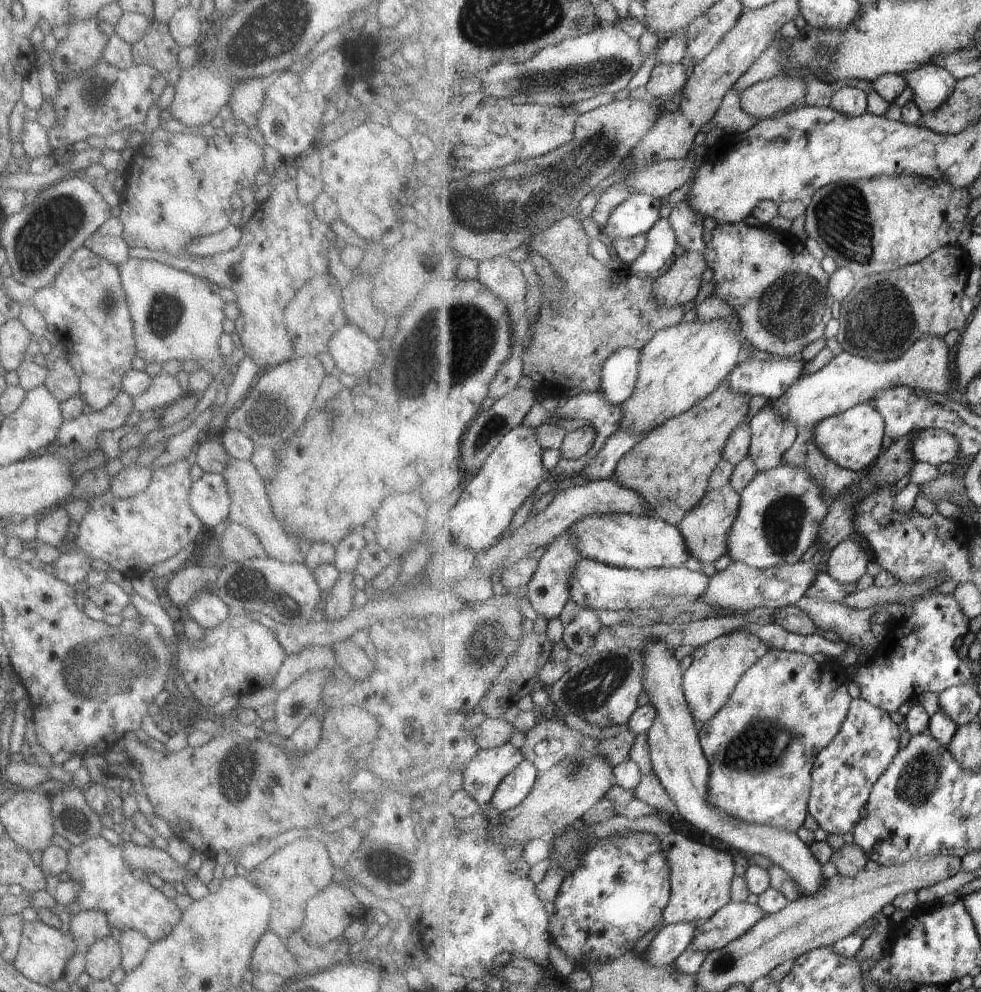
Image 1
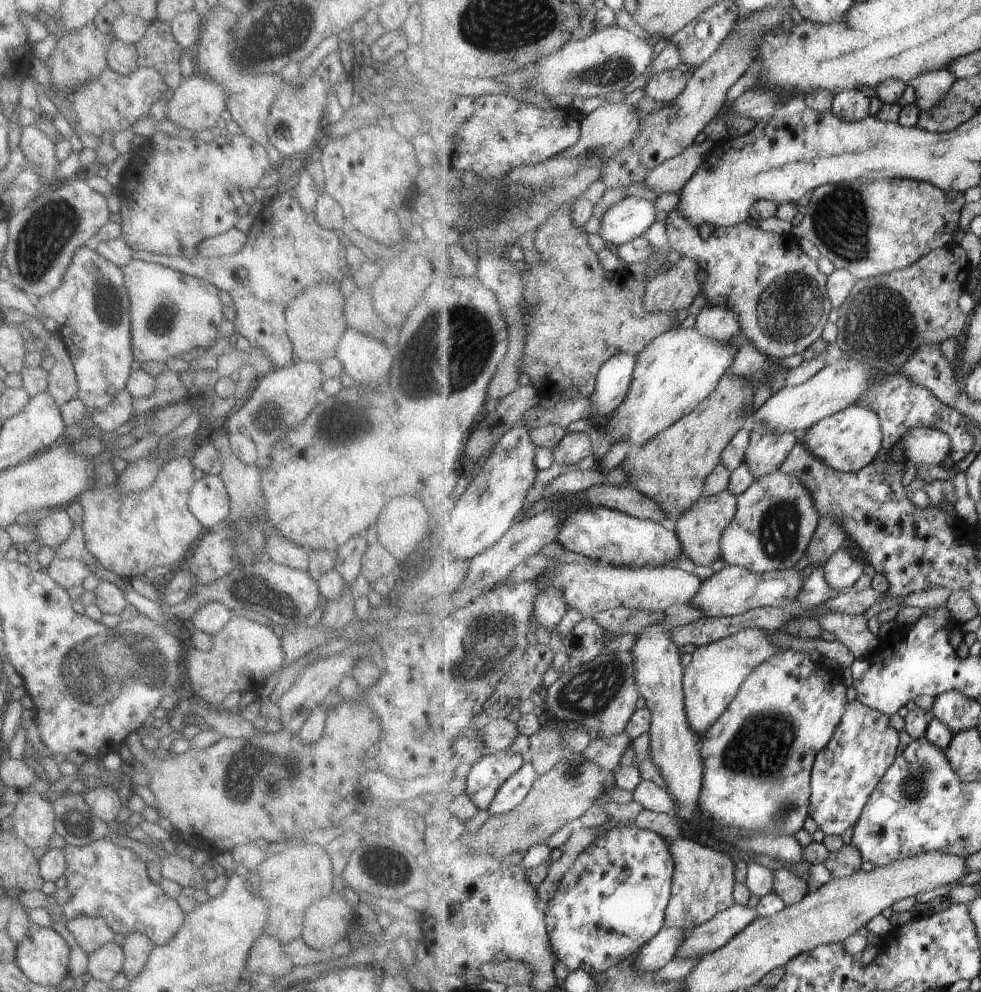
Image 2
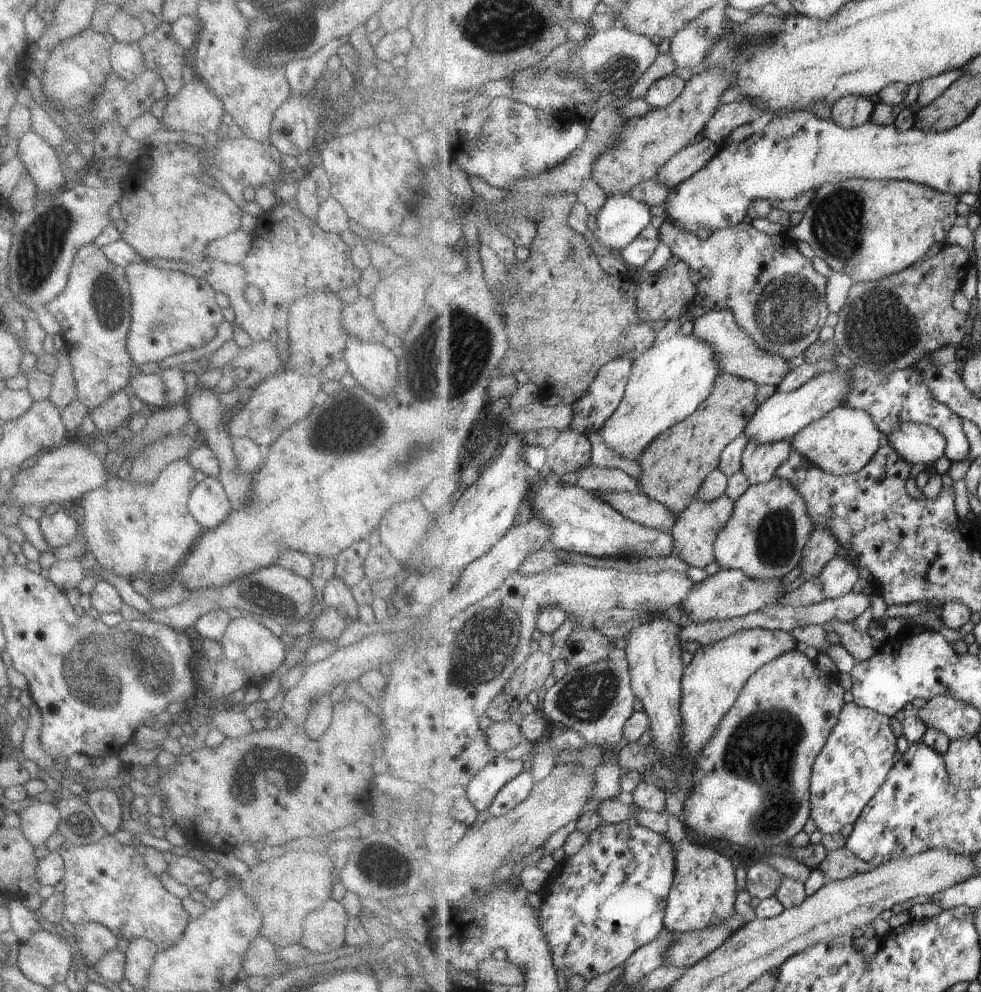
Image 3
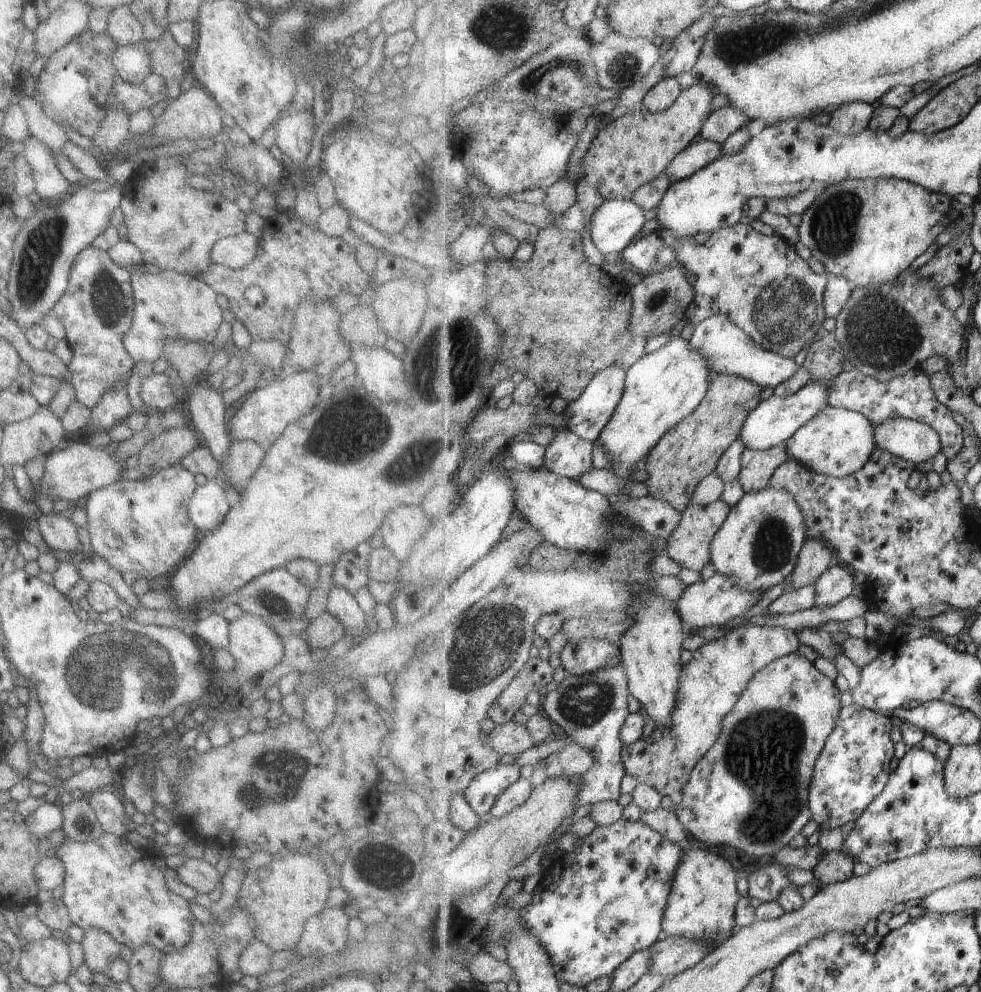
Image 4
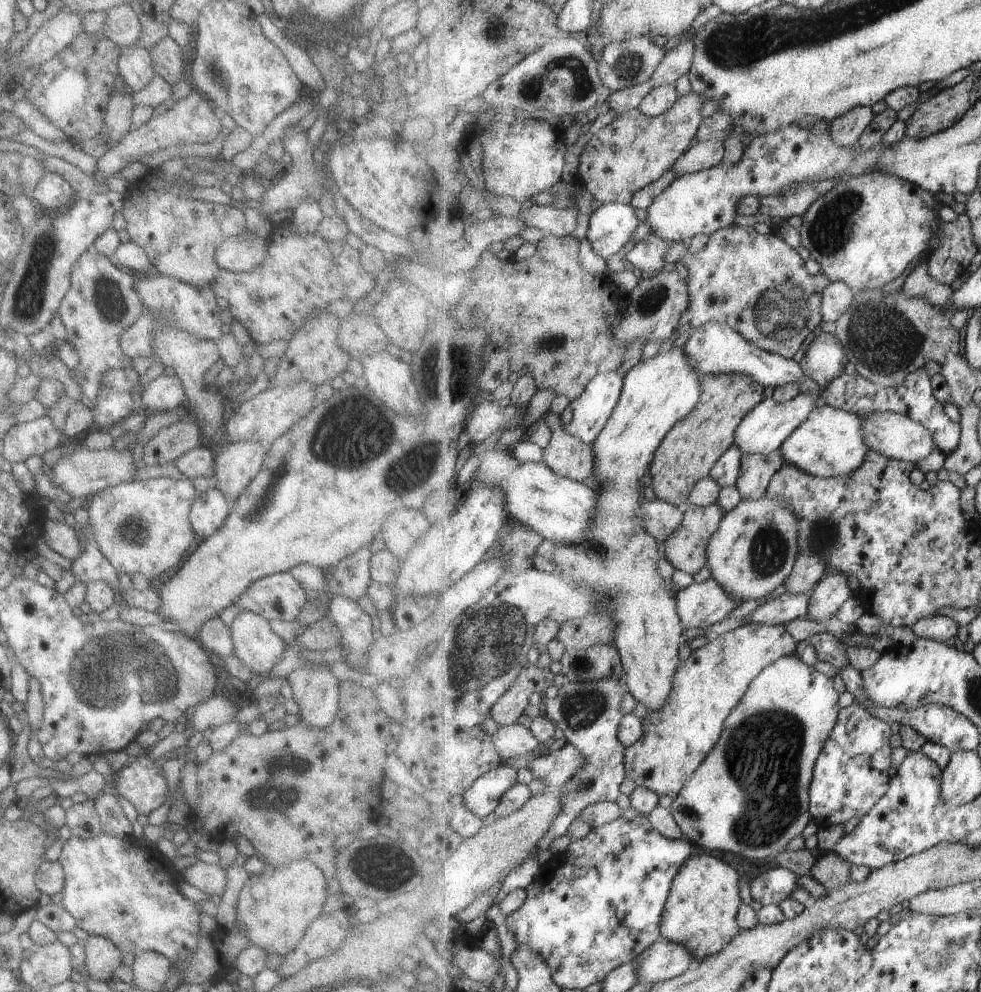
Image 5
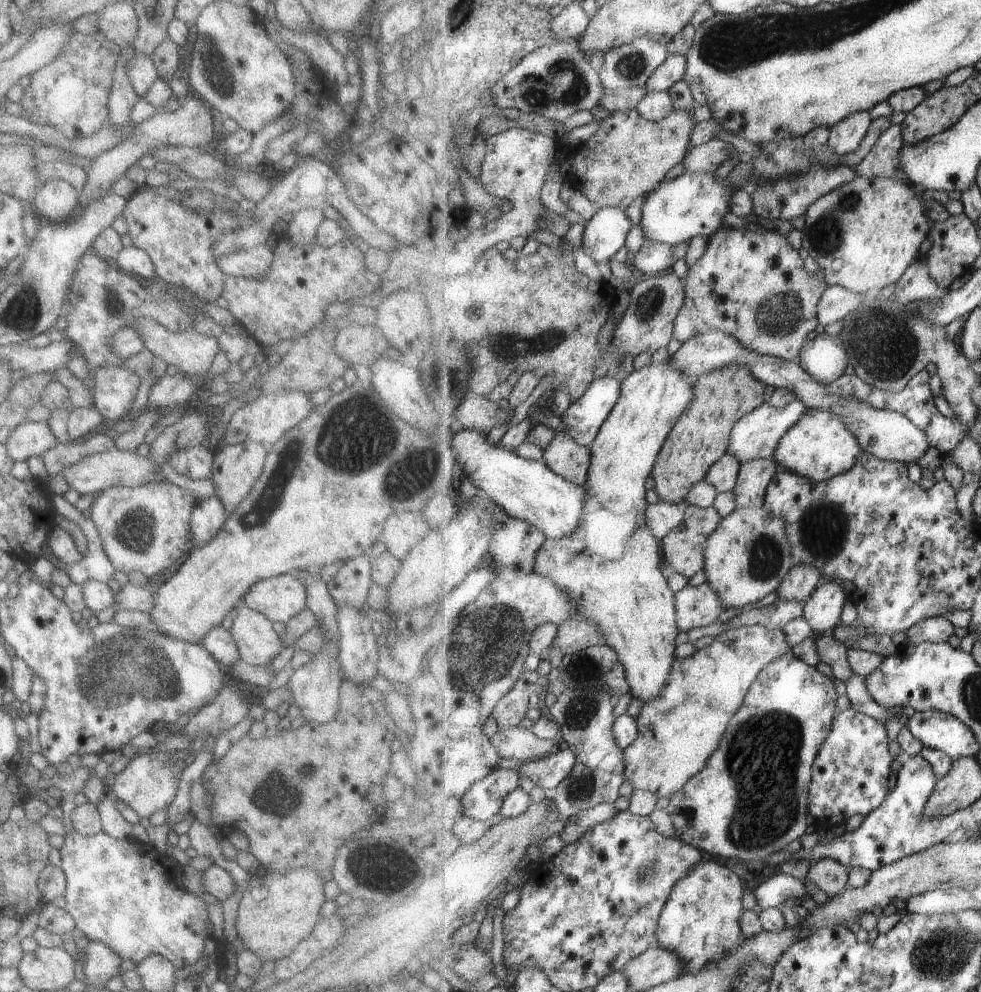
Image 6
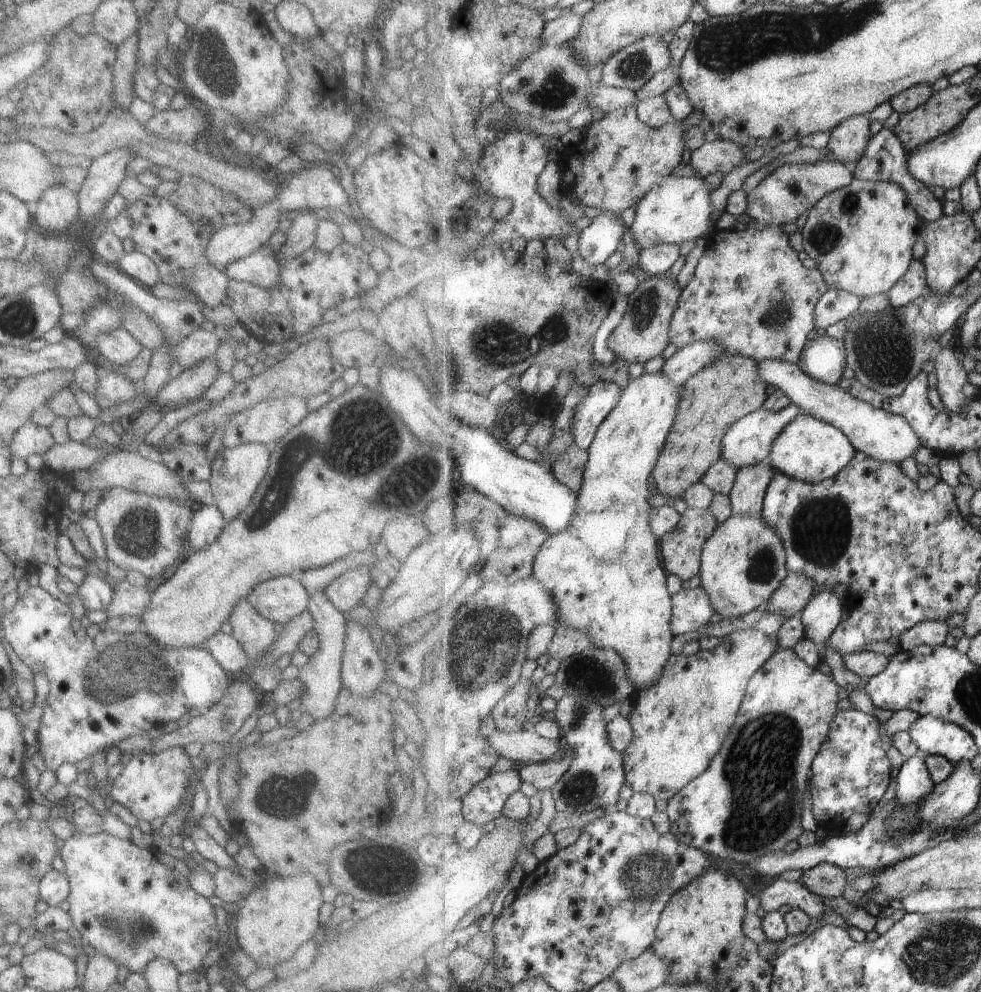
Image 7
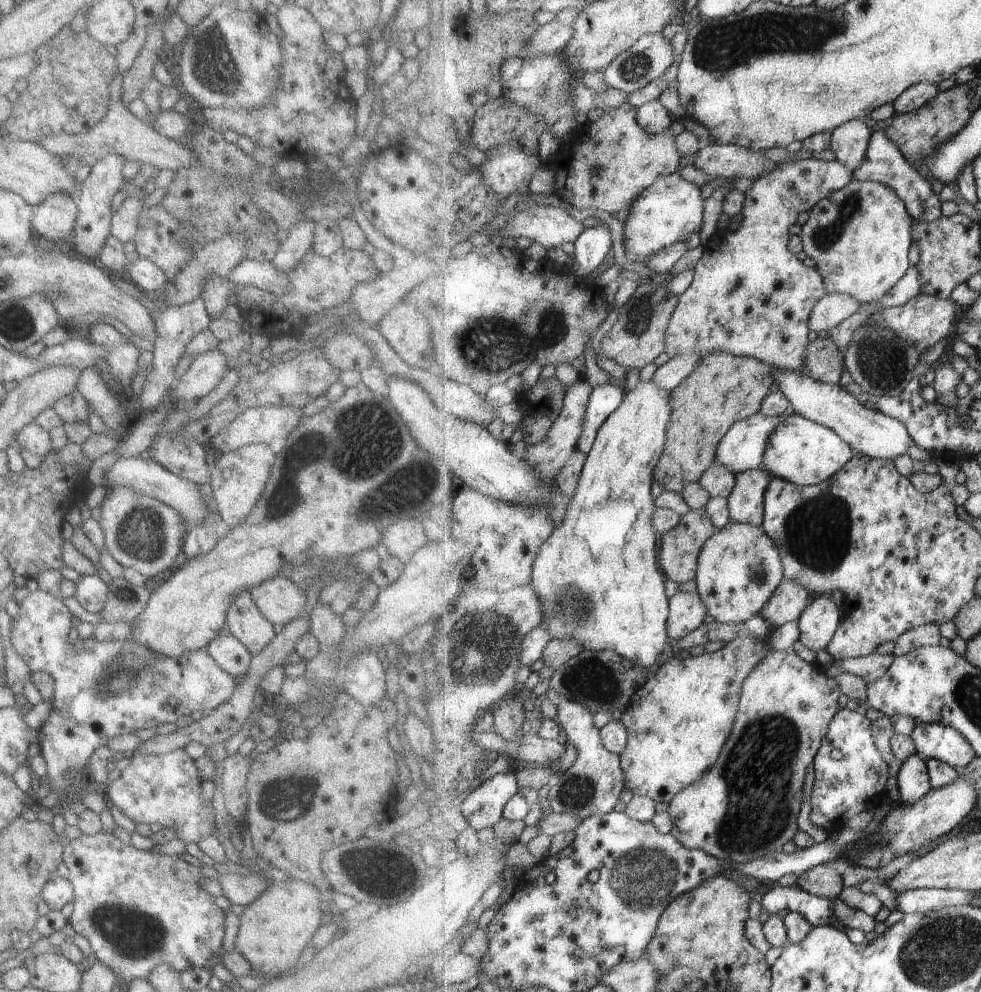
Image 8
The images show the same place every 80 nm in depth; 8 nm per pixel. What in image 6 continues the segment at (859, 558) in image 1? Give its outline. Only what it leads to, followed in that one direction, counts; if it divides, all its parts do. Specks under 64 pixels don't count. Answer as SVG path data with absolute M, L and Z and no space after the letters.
M827 579L813 592L810 601L805 604L802 618L805 618L815 630L815 639L823 634L832 633L837 626L841 625L841 616L850 600L850 595L845 595L839 585L841 585L840 580Z

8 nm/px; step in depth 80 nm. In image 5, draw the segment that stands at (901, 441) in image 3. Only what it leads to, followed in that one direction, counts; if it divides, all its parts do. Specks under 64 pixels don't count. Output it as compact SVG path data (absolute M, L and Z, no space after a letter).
M875 412L875 414L863 414L861 420L863 420L863 426L865 426L865 442L867 442L867 446L879 452L879 454L887 456L887 458L917 464L919 460L927 458L937 448L933 432L929 428L925 428L923 424L914 422L905 414Z

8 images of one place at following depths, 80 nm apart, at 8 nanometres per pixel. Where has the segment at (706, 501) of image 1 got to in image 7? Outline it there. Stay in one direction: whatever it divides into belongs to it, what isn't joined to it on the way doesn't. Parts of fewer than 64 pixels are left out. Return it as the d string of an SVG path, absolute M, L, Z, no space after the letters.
M690 507L681 518L674 530L667 532L661 540L661 557L665 569L676 575L681 581L688 581L693 576L700 575L702 552L709 538L713 537L719 526L717 516L710 509L697 509Z

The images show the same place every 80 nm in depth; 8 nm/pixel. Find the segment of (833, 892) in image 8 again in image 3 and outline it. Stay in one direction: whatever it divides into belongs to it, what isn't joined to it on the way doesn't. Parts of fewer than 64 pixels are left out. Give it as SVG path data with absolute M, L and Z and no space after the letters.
M848 848L828 851L827 858L819 865L826 882L848 879L858 872L859 858Z

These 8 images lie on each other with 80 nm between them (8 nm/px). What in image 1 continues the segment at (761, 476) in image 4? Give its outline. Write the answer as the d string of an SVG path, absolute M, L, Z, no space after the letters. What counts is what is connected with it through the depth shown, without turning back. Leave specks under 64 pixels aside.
M767 404L759 410L758 414L751 419L752 443L748 456L751 457L759 471L768 471L785 464L784 454L793 448L798 442L800 428L794 423L789 423L786 419L781 419L777 415L777 408L773 409L772 404Z

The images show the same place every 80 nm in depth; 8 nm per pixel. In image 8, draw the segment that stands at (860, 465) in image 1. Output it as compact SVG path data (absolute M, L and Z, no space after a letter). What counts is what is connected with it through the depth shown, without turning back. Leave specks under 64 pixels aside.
M792 414L769 438L762 468L773 477L785 478L800 486L819 485L829 481L856 456L854 449L835 430L803 416Z

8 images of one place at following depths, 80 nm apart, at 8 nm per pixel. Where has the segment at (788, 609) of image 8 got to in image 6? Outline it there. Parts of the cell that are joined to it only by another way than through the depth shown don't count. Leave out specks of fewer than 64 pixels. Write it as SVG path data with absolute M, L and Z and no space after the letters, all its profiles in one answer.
M797 564L789 572L781 584L778 597L782 600L797 600L806 604L812 598L813 592L820 588L826 579L821 570L807 564Z

